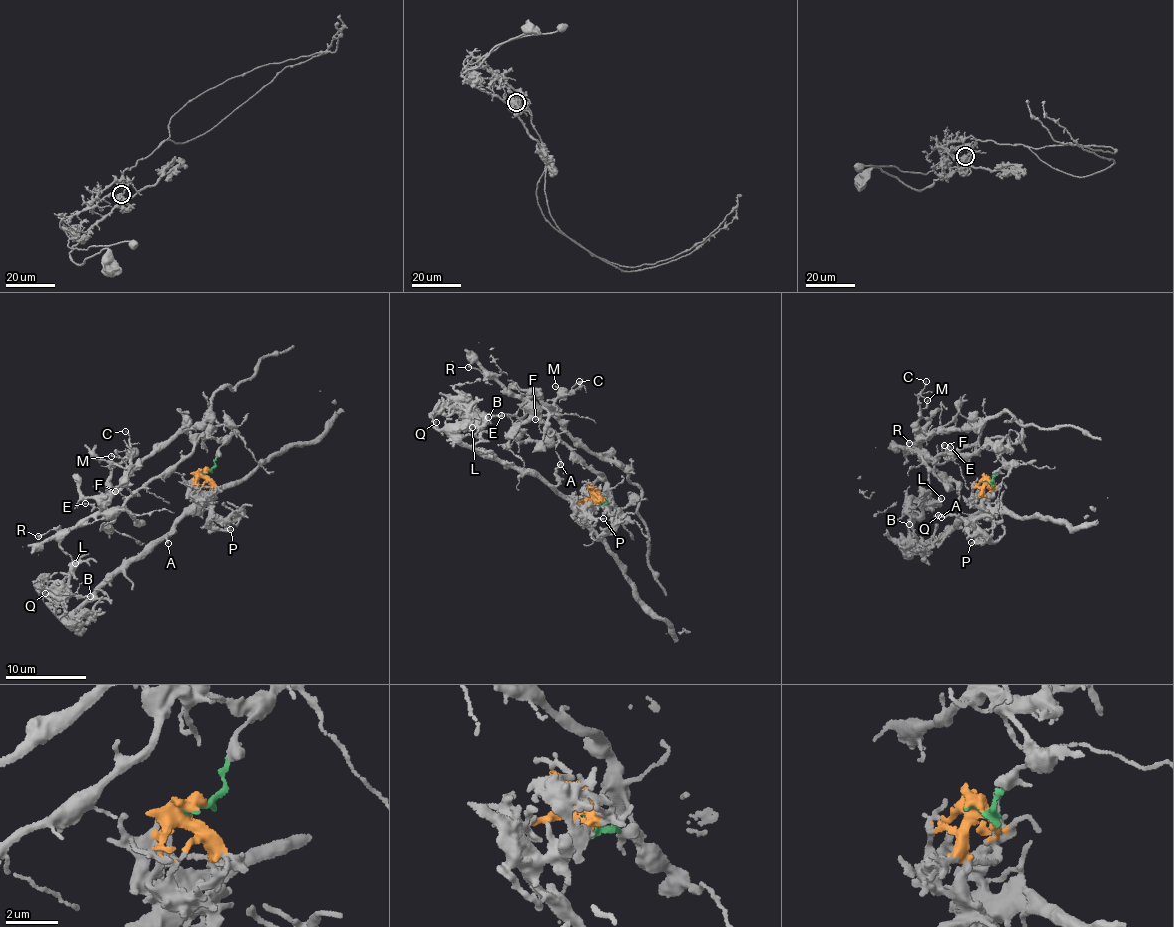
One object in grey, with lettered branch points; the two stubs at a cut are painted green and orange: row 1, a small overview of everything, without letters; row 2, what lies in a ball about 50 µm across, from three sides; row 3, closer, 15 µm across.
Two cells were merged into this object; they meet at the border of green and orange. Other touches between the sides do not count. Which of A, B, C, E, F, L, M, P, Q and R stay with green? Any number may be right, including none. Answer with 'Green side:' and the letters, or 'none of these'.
Green side: C, E, F, M, R

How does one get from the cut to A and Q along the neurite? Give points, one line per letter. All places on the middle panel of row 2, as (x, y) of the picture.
A: (597, 495), (577, 504), (557, 490), (555, 468), (560, 464)
Q: (597, 495), (577, 504), (532, 475), (508, 468), (453, 439), (438, 429), (432, 422), (435, 422)

